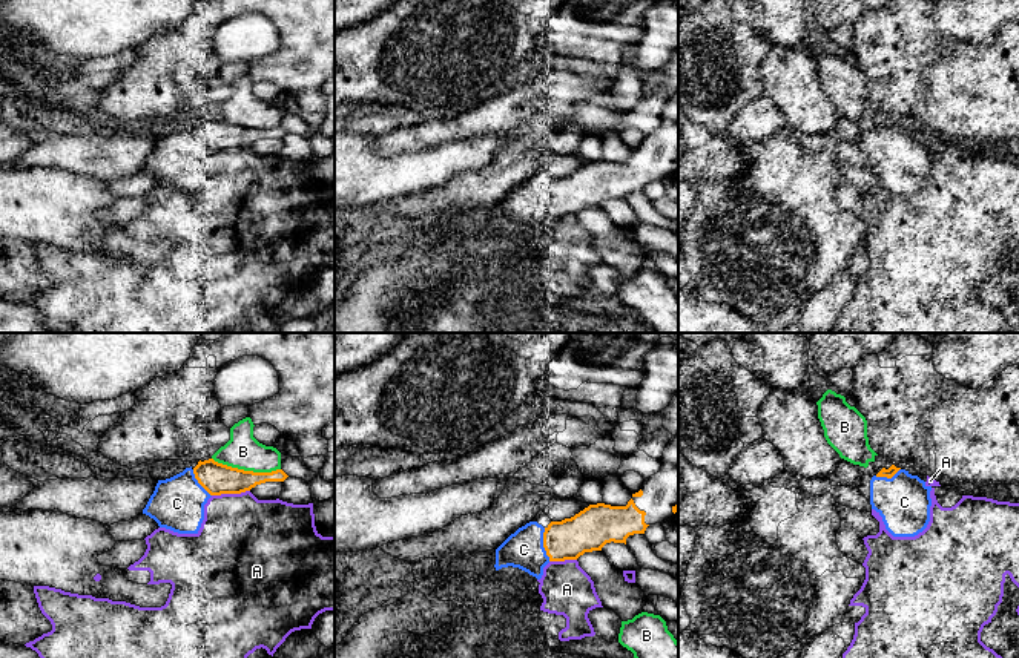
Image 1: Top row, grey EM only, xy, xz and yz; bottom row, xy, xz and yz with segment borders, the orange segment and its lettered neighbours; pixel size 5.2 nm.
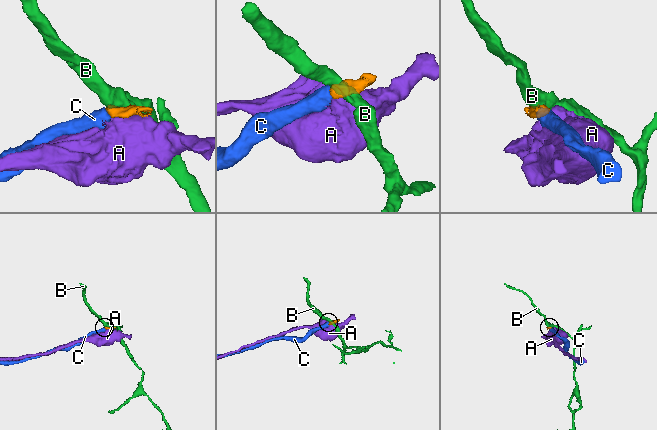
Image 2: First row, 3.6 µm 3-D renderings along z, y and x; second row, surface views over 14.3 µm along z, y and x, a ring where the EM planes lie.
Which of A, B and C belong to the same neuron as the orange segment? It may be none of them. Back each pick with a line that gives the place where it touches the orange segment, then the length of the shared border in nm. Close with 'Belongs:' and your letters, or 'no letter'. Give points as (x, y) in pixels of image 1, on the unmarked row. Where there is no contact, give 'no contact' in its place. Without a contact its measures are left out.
C: xz (544, 201) | 180 nm
Belongs: C

